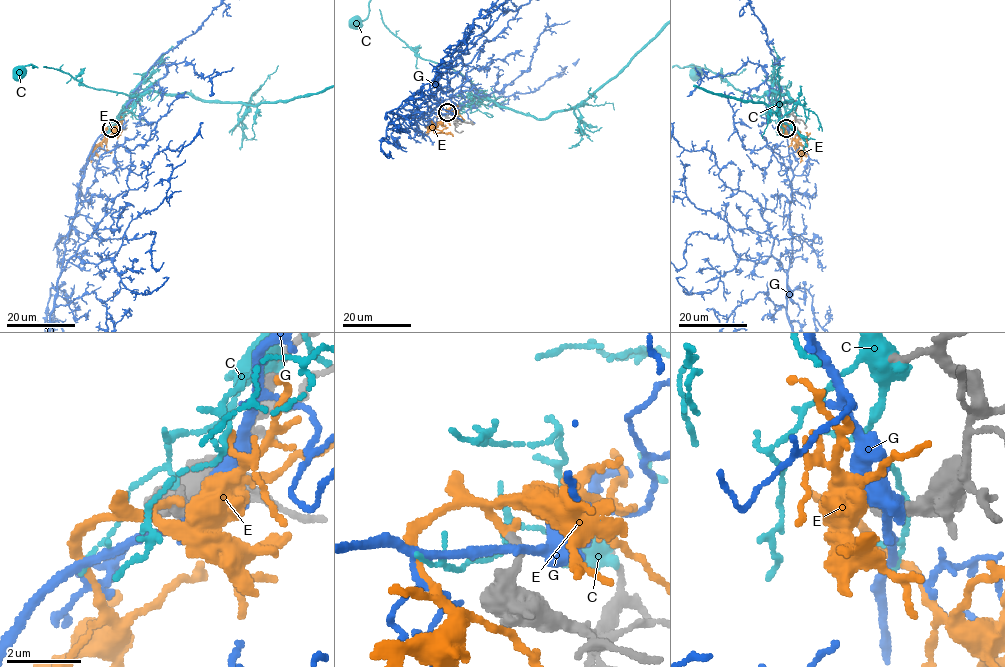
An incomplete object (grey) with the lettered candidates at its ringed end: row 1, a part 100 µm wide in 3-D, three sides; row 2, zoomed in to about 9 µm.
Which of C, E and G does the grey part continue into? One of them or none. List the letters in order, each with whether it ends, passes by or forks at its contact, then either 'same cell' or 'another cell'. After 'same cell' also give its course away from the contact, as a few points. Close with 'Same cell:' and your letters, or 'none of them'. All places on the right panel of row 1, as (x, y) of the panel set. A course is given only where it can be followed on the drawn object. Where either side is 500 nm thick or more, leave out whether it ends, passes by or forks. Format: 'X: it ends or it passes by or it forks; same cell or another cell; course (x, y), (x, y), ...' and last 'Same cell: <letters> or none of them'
C: it passes by; another cell
E: it passes by; same cell; course (786, 128), (783, 129), (806, 147), (807, 135), (810, 133)
G: it passes by; another cell
Same cell: E

